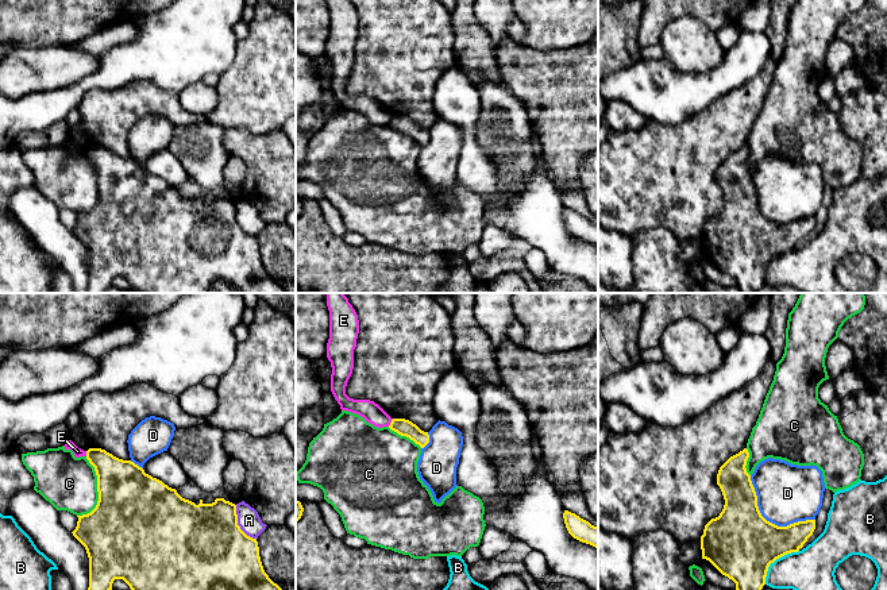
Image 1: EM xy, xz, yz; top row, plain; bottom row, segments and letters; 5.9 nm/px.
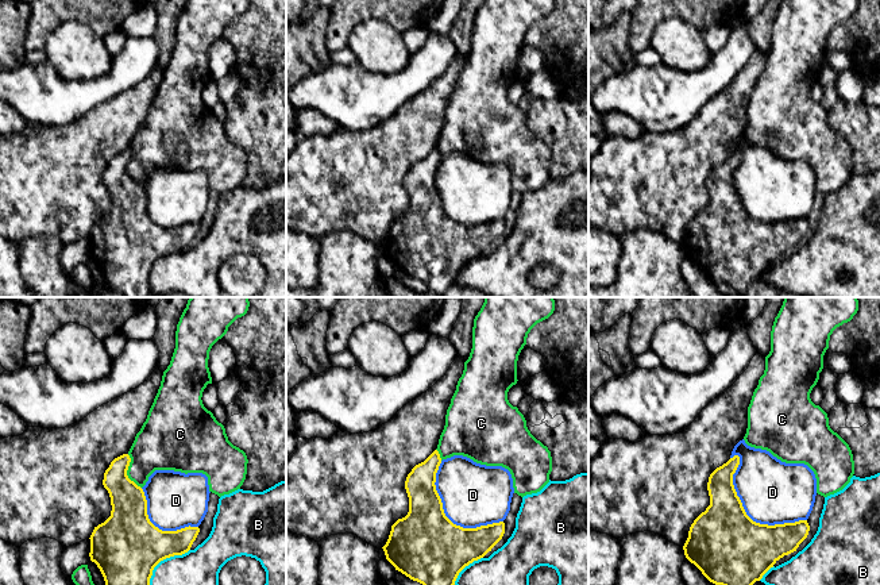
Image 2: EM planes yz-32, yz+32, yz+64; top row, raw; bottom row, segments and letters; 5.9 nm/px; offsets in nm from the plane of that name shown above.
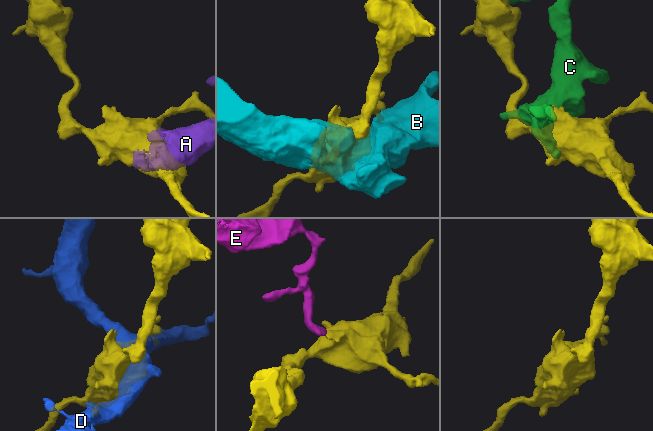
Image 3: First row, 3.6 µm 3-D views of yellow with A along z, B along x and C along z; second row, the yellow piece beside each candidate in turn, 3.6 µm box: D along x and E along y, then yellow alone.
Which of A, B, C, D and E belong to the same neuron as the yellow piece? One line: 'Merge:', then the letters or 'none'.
Merge: none

